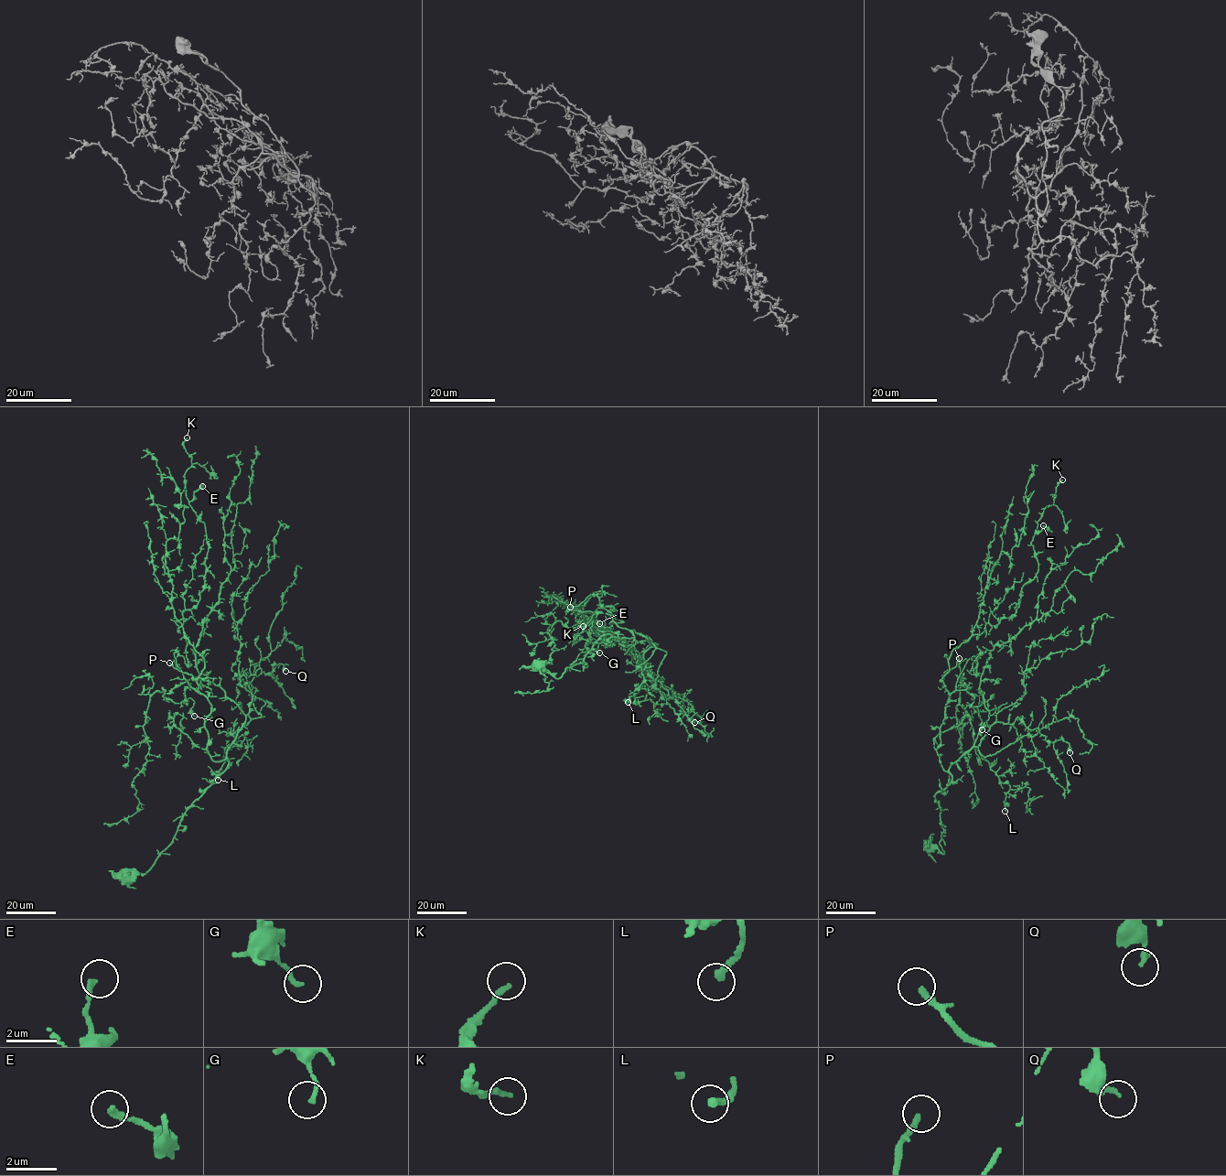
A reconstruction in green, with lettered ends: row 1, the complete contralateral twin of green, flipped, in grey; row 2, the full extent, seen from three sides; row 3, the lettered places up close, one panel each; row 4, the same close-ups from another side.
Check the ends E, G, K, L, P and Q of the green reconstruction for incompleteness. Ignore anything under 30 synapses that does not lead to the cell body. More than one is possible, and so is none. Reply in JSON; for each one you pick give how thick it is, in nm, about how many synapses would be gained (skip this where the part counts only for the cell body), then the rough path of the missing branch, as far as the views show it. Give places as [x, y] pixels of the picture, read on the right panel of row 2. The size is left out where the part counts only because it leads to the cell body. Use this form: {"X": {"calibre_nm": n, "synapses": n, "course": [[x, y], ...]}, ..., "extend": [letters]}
{"P": {"calibre_nm": 240, "synapses": 120}, "extend": ["P"]}

